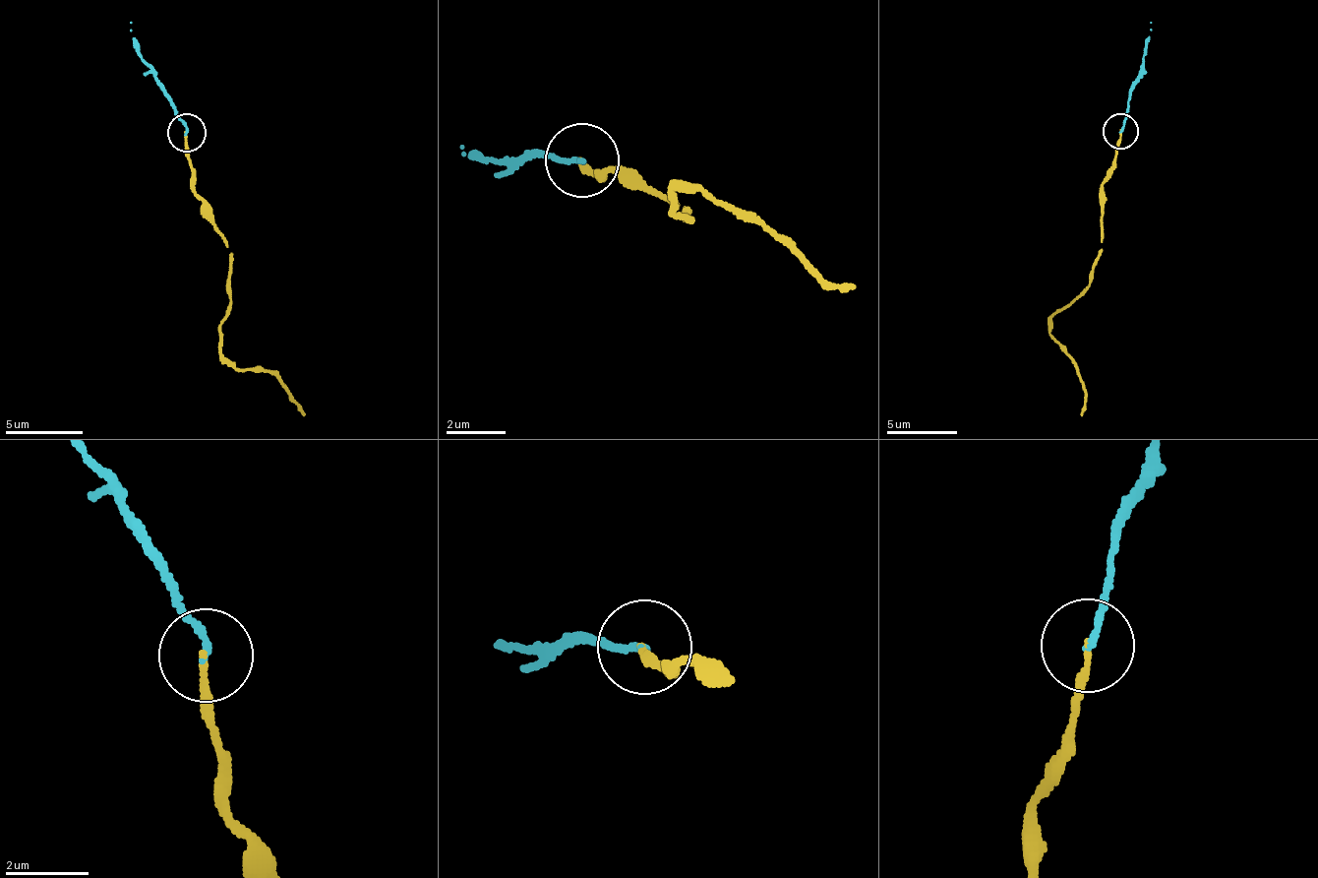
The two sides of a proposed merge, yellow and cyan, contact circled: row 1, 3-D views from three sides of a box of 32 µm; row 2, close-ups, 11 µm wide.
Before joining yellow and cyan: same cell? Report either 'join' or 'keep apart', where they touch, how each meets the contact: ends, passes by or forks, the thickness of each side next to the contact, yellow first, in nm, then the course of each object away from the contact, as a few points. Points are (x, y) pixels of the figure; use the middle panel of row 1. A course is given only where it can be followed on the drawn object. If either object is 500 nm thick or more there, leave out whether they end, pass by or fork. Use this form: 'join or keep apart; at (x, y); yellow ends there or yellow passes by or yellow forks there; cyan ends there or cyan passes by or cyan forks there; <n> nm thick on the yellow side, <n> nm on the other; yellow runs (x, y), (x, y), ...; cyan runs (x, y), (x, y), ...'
join; at (582, 159); yellow ends there; cyan ends there; 150 nm thick on the yellow side, 170 nm on the other; yellow runs (579, 157), (598, 180), (614, 172), (626, 190), (694, 225), (675, 212), (680, 189), (742, 206), (850, 288); cyan runs (579, 157), (534, 149), (485, 163), (464, 146)

